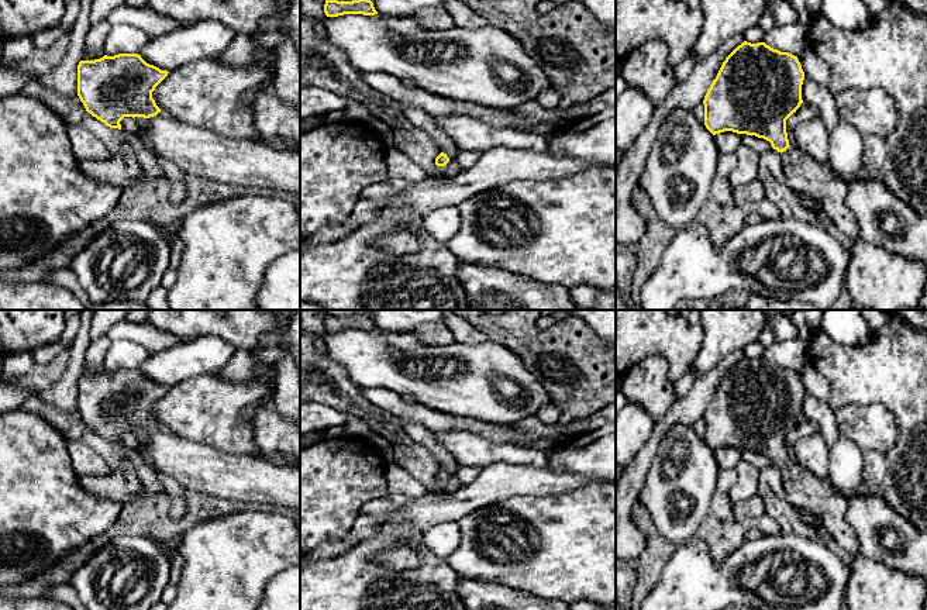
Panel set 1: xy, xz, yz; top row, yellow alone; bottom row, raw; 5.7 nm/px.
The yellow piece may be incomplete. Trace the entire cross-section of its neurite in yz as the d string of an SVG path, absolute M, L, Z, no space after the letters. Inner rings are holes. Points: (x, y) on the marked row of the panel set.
M744 41L726 58L704 96L704 125L713 135L733 131L769 141L782 154L788 186L814 199L838 231L857 241L857 218L845 204L847 183L789 145L786 120L803 103L803 80L797 56Z

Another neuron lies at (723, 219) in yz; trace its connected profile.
M716 175L710 196L693 223L703 224L713 242L720 247L744 227L749 208L748 206L737 206L728 178Z

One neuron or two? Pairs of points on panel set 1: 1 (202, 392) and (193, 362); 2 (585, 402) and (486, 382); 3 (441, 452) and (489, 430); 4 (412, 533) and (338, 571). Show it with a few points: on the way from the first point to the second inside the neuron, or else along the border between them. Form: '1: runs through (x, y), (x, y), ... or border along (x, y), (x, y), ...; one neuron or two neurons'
1: border along (217, 372), (189, 376), (169, 388); two neurons
2: border along (527, 369), (551, 399); two neurons
3: runs through (431, 433), (440, 424), (469, 424); one neuron
4: runs through (393, 536), (374, 544), (357, 561); one neuron

